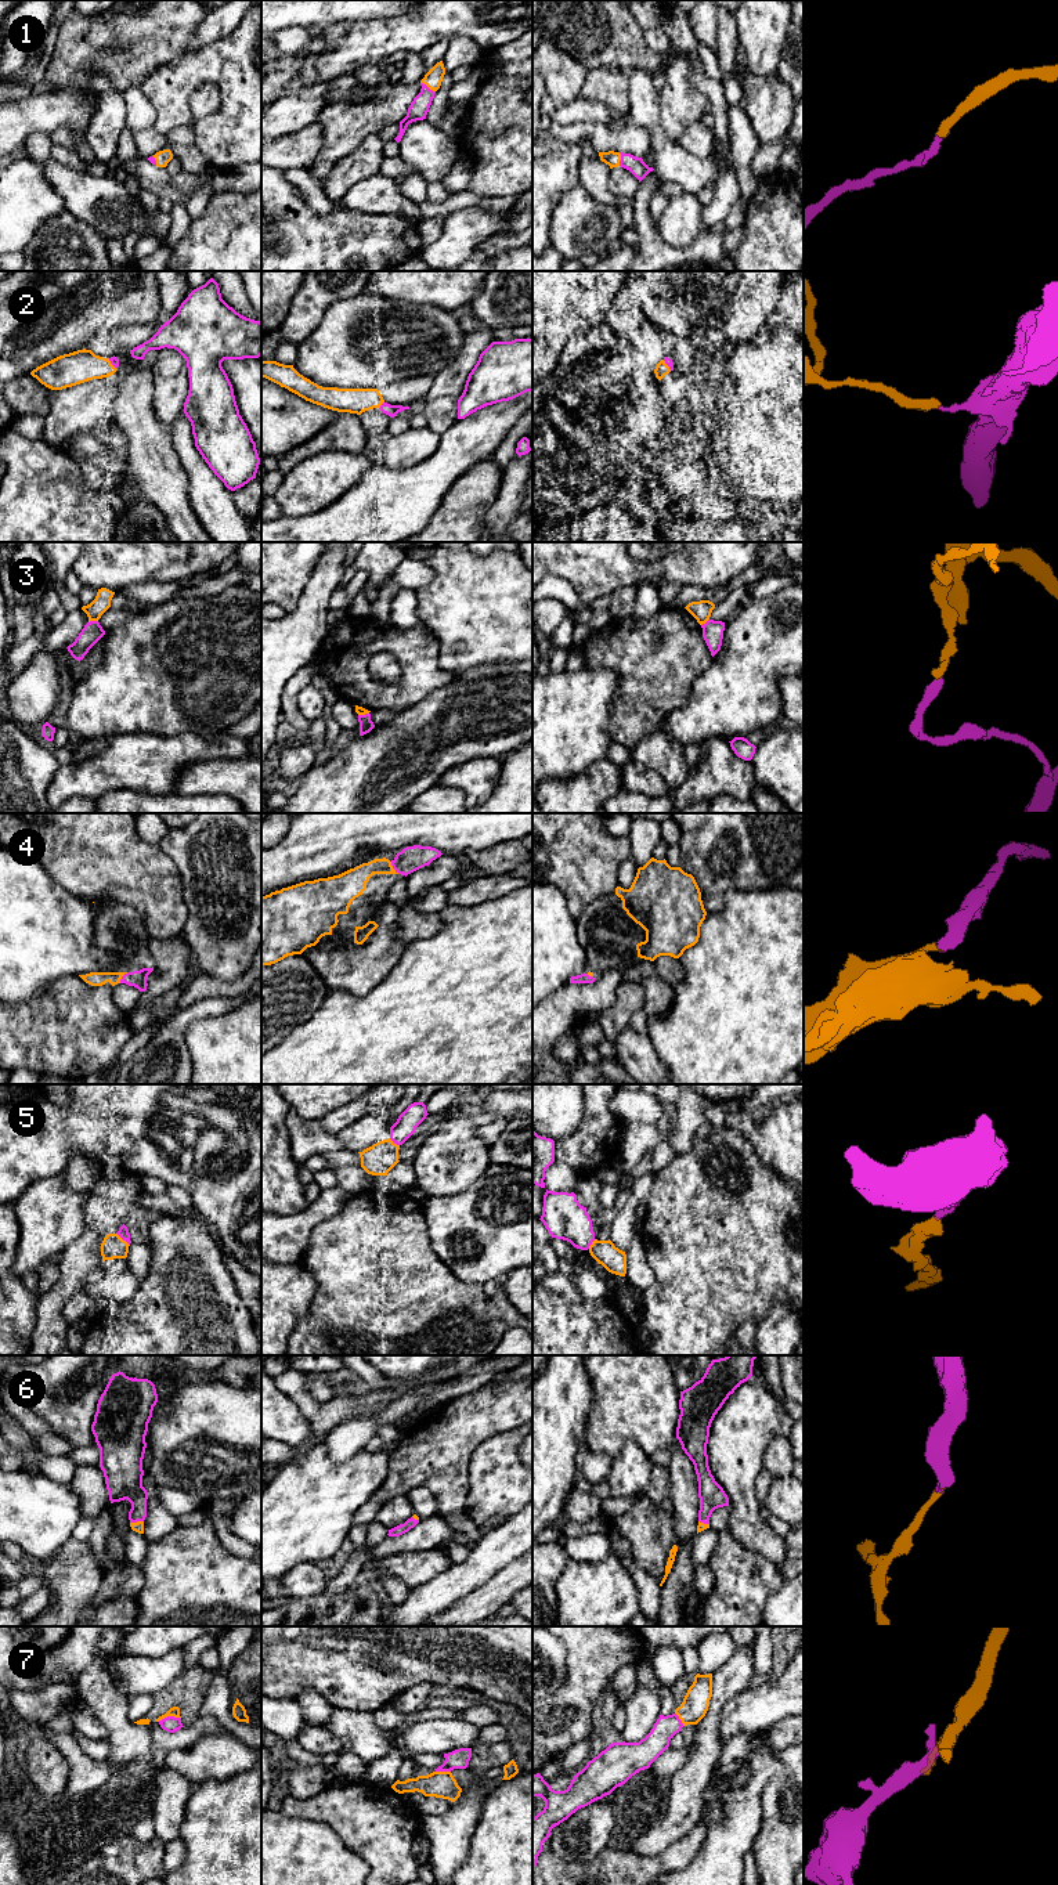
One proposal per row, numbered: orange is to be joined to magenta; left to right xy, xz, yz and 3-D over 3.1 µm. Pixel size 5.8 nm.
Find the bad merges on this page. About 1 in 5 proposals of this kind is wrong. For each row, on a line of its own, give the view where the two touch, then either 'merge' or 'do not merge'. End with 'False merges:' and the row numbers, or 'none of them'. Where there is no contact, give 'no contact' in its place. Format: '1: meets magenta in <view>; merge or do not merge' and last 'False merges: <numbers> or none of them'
1: meets magenta in xz; merge
2: meets magenta in xz; merge
3: meets magenta in xy; do not merge
4: meets magenta in xz; merge
5: meets magenta in xy; merge
6: meets magenta in xy; merge
7: meets magenta in xy; merge
False merges: 3

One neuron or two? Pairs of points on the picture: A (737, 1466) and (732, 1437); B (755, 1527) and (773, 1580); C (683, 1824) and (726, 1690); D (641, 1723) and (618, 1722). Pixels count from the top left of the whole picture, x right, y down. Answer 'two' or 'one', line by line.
A: one
B: two
C: one
D: two

